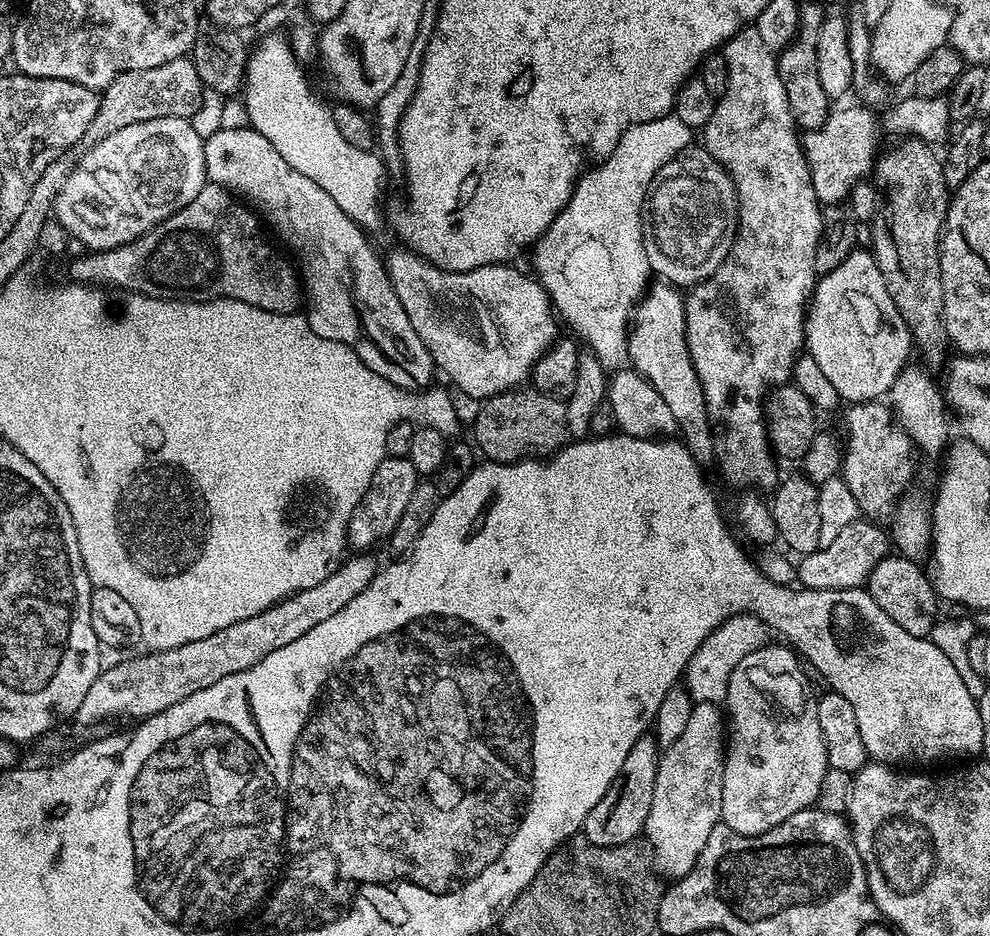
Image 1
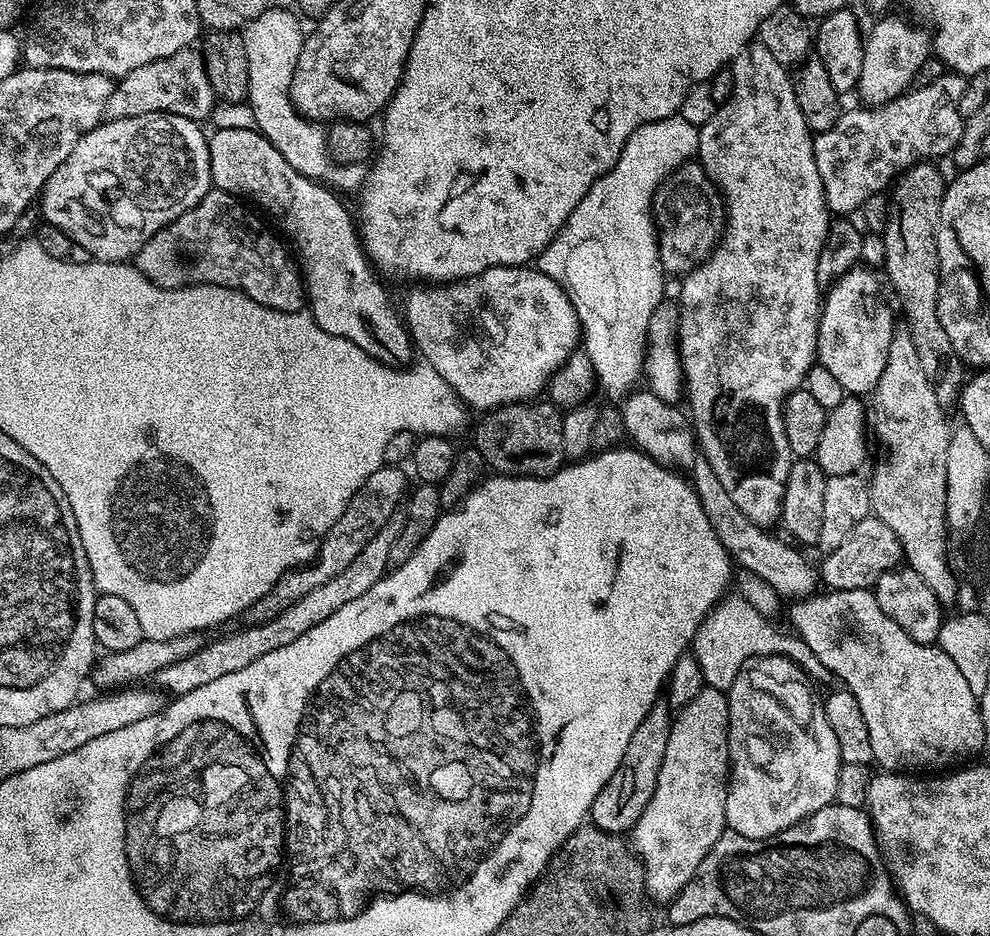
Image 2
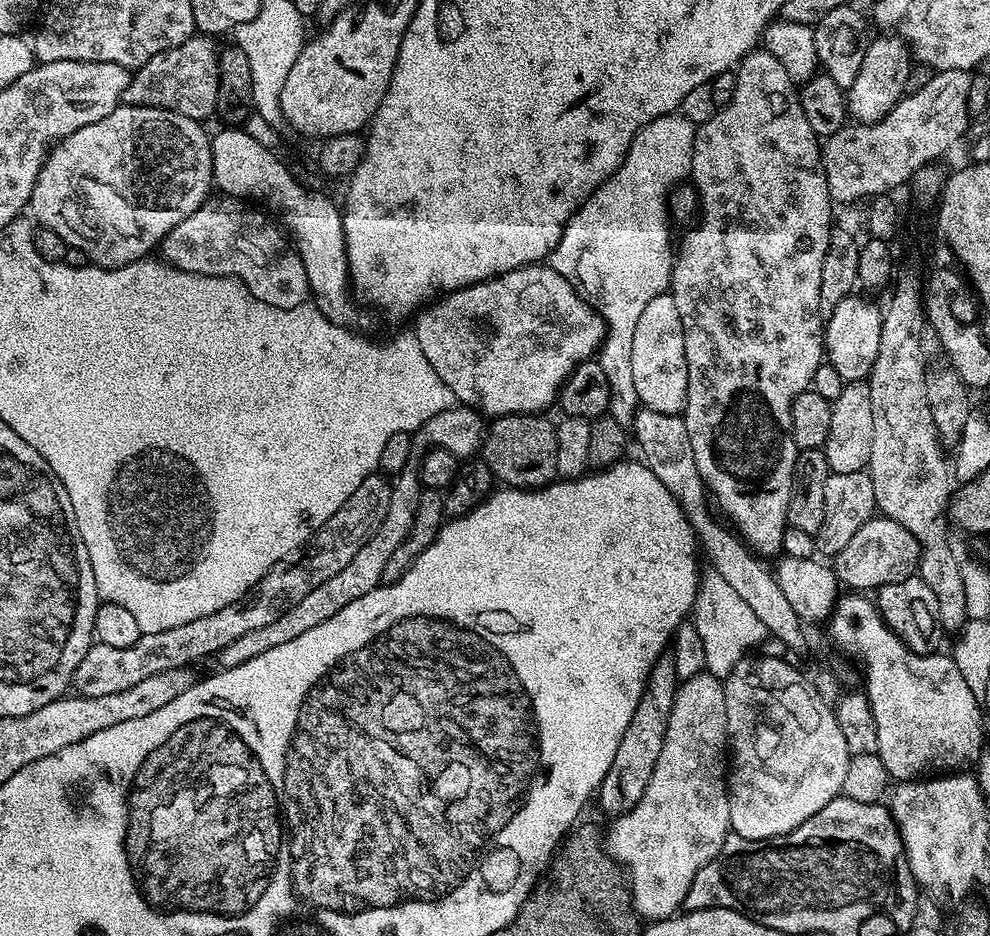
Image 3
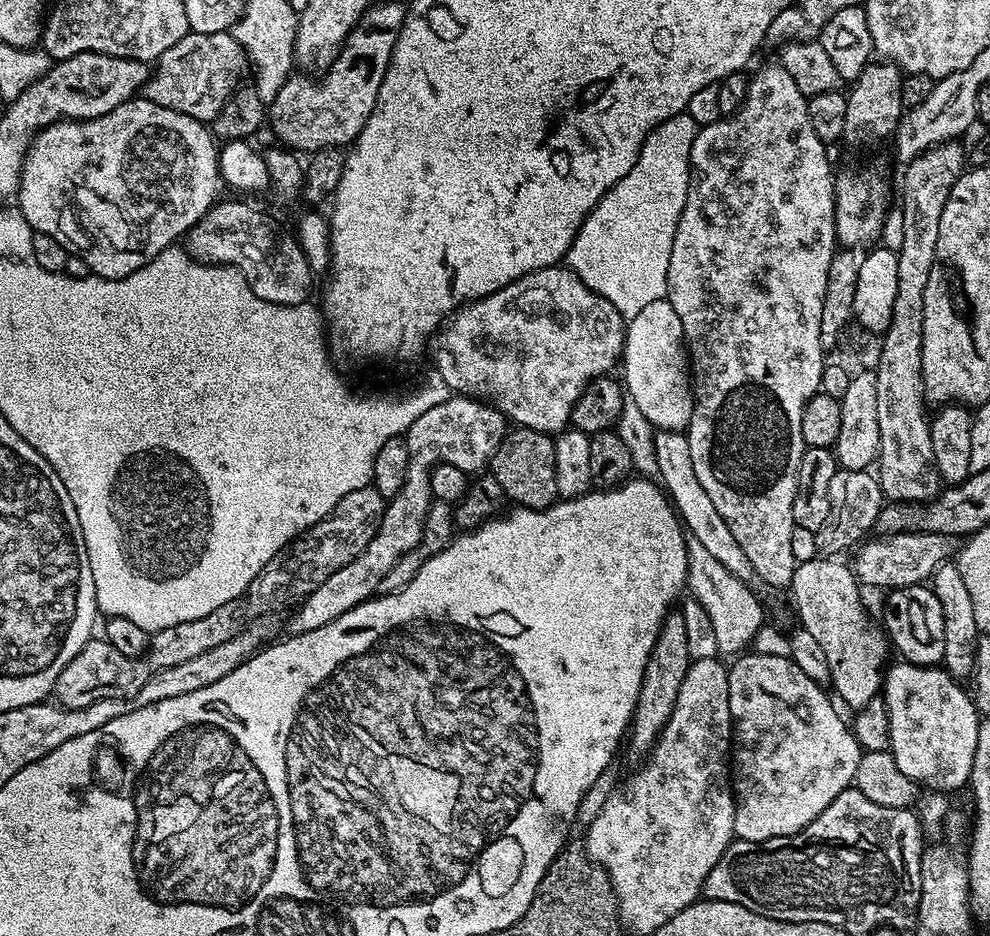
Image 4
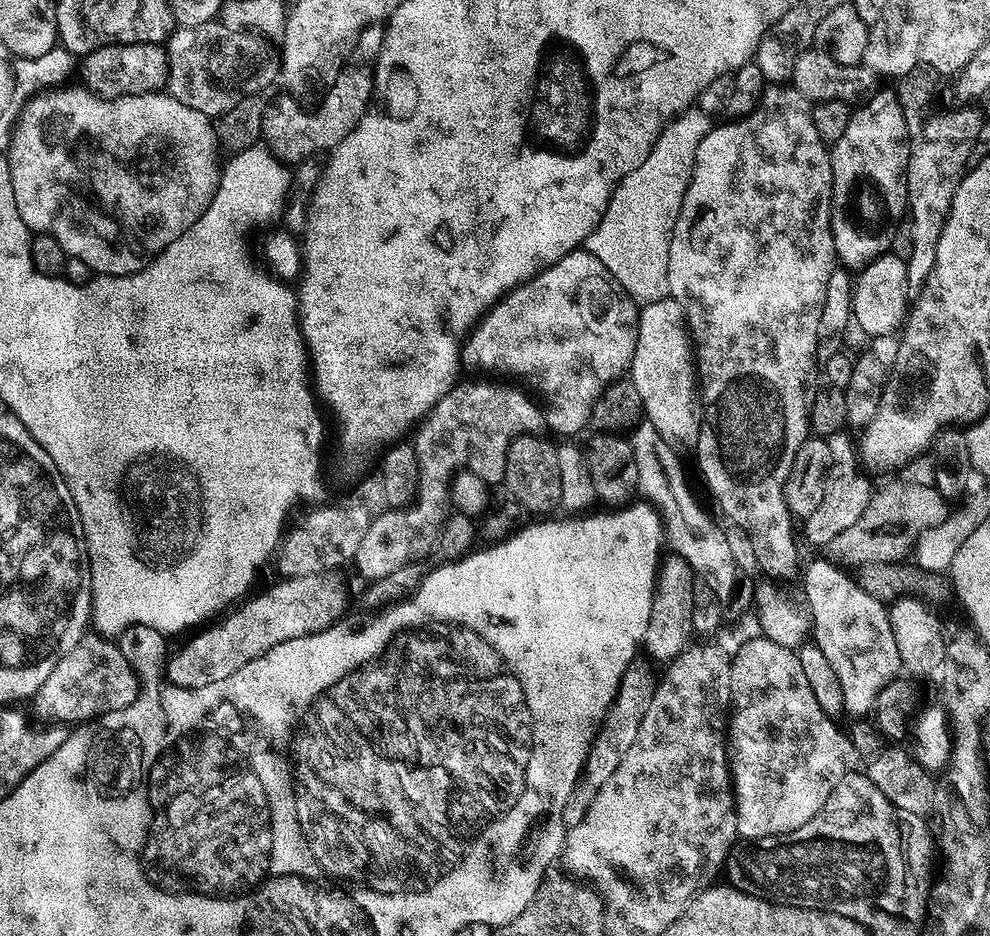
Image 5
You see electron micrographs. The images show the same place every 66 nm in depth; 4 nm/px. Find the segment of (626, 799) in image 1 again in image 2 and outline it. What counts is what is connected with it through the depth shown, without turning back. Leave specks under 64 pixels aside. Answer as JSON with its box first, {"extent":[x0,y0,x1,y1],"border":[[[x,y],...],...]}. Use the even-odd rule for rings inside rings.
{"extent":[590,702,672,835],"border":[[[657,702],[651,708],[650,714],[642,720],[642,725],[634,730],[618,769],[611,775],[610,781],[606,782],[606,786],[592,804],[590,820],[595,827],[612,835],[619,835],[627,833],[636,824],[656,789],[658,774],[666,756],[671,721],[672,712],[668,704]]]}

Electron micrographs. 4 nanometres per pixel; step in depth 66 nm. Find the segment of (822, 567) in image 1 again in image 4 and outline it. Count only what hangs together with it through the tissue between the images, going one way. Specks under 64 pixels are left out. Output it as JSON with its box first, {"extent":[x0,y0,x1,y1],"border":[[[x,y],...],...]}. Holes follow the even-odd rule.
{"extent":[850,530,954,590],"border":[[[917,530],[914,532],[894,532],[891,535],[876,534],[865,539],[855,549],[855,552],[857,551],[856,561],[851,561],[850,567],[856,573],[857,581],[861,585],[867,586],[869,584],[872,588],[891,590],[923,585],[933,575],[937,567],[953,555],[952,544],[954,544],[953,537],[945,536],[942,532]]]}

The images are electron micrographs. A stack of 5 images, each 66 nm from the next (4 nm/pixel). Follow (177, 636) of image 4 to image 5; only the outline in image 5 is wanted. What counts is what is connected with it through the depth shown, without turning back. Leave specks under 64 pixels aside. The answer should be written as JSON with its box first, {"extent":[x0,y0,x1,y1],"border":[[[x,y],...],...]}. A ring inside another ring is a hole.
{"extent":[30,634,140,726],"border":[[[85,634],[52,665],[50,674],[31,697],[30,705],[36,711],[37,721],[70,726],[99,714],[122,710],[139,695],[140,680],[123,658],[118,644],[99,634]]]}

